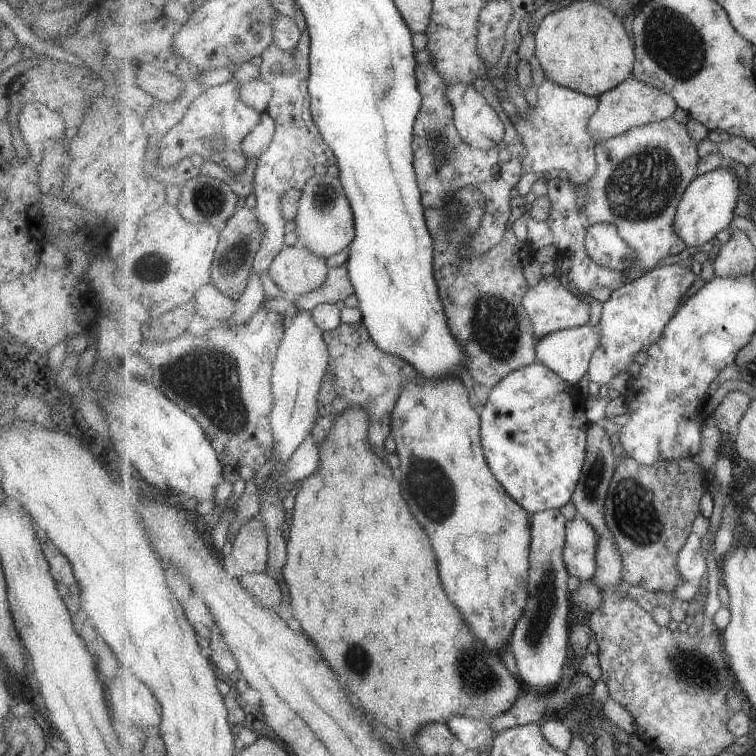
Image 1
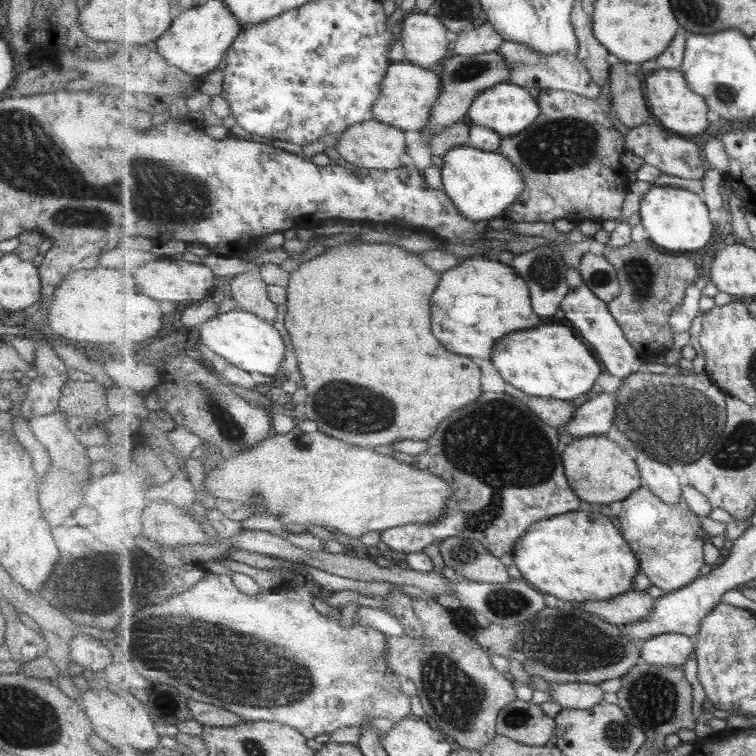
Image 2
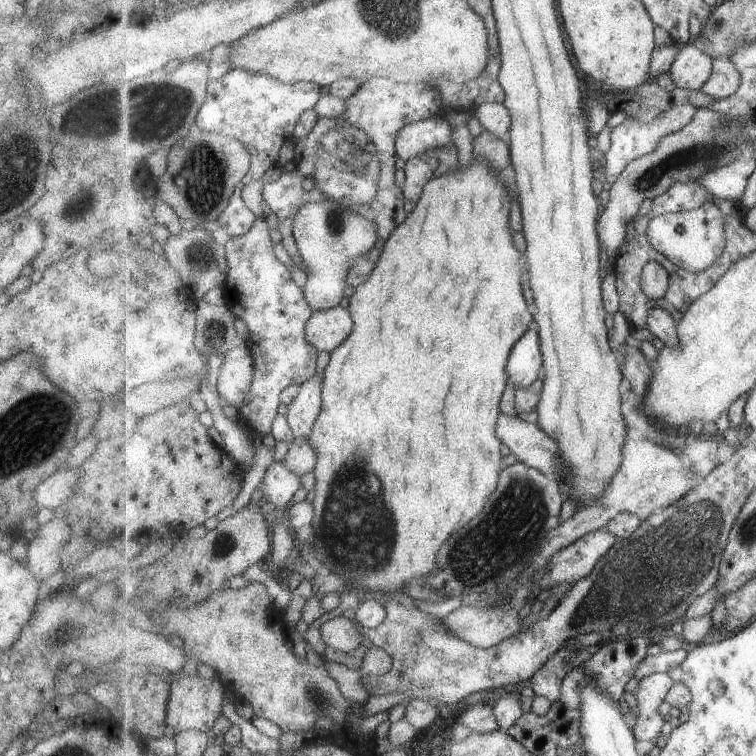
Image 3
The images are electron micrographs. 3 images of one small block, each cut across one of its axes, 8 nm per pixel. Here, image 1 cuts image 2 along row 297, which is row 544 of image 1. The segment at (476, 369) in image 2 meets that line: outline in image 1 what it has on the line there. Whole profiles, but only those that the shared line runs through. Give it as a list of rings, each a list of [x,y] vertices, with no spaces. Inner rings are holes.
[[[349,409],[337,418],[331,435],[319,447],[320,470],[302,481],[302,487],[296,495],[296,505],[290,512],[292,525],[288,540],[288,562],[282,574],[290,592],[294,618],[305,628],[309,636],[317,640],[317,646],[321,648],[329,664],[333,666],[341,684],[349,688],[349,692],[361,702],[361,706],[367,712],[371,712],[379,722],[393,726],[393,730],[397,732],[407,732],[411,736],[409,744],[413,744],[415,732],[428,723],[448,723],[455,716],[480,719],[484,722],[493,720],[508,712],[524,694],[525,689],[519,678],[509,671],[499,652],[491,649],[485,640],[477,638],[477,634],[465,622],[465,616],[461,614],[461,610],[449,600],[441,582],[439,560],[433,550],[431,538],[425,532],[425,528],[419,524],[419,520],[413,516],[413,512],[409,510],[401,484],[395,480],[393,470],[385,464],[385,460],[381,460],[371,450],[368,434],[370,426],[370,418],[362,409]]]

